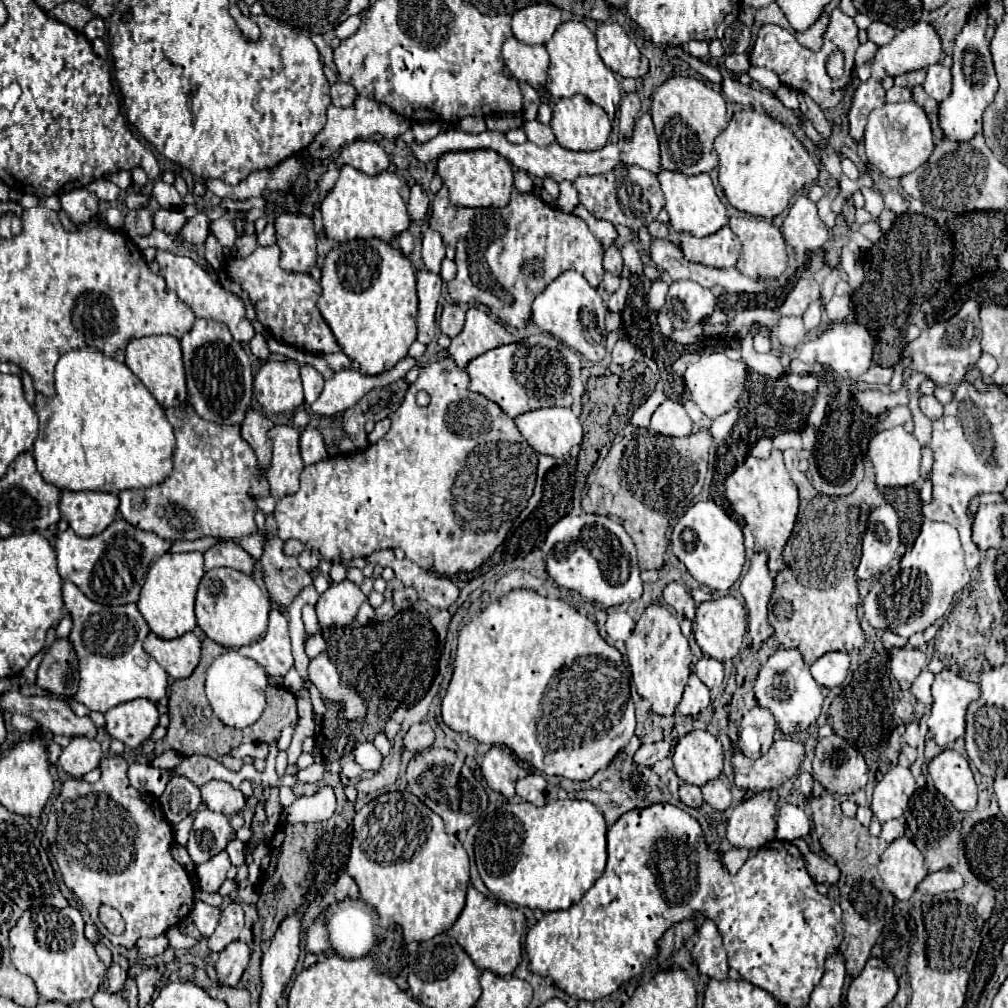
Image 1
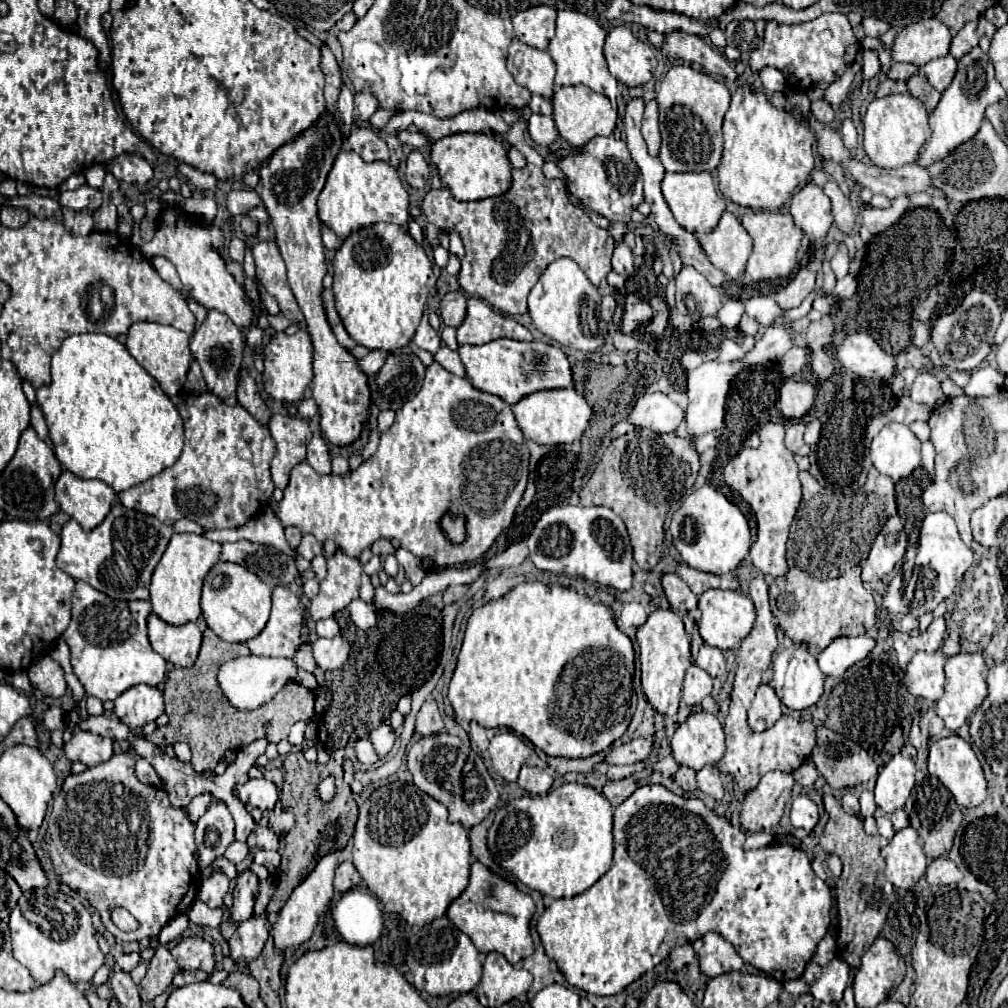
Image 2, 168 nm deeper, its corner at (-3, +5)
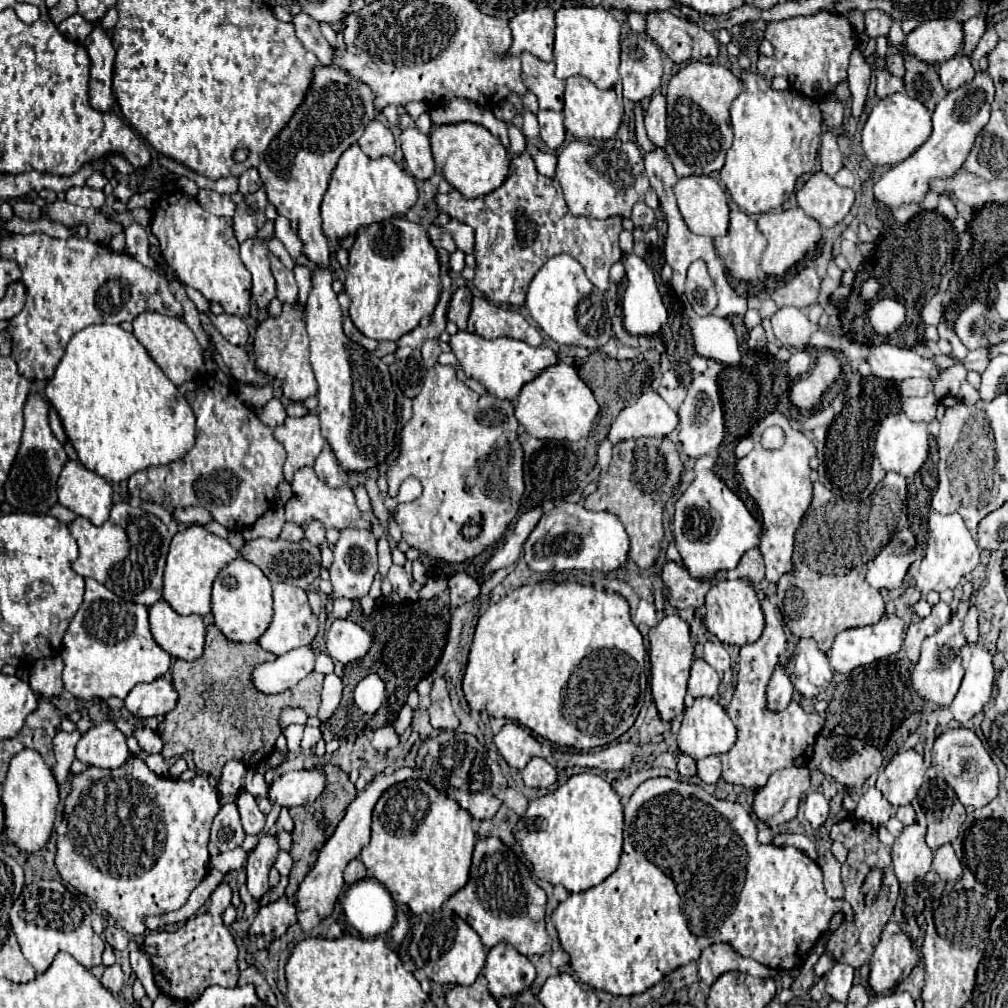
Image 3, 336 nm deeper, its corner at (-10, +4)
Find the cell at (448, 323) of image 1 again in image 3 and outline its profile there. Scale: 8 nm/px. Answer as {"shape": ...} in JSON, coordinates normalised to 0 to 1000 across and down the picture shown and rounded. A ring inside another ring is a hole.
{"shape":[[[463,284],[453,286],[453,288],[449,290],[443,315],[449,317],[449,319],[455,323],[455,327],[461,327],[461,325],[463,325],[465,310],[467,310],[467,288],[465,288]]]}

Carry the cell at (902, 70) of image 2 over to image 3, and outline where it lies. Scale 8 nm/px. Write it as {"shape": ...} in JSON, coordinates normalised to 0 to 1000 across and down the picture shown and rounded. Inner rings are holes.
{"shape":[[[884,54],[884,56],[880,56],[880,58],[878,58],[878,67],[880,67],[880,71],[884,71],[884,73],[896,77],[898,65],[896,65],[894,54]]]}

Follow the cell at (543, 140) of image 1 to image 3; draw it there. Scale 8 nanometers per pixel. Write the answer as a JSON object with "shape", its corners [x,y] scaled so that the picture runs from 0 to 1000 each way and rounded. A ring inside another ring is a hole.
{"shape":[[[535,109],[533,113],[535,125],[537,125],[537,137],[543,143],[545,149],[553,149],[561,139],[561,125],[559,125],[559,113],[549,109]]]}

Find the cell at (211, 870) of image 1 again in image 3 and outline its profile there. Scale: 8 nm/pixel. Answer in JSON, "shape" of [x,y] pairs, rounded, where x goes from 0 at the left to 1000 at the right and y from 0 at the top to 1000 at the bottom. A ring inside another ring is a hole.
{"shape":[[[217,877],[215,883],[209,887],[209,897],[203,907],[188,911],[184,919],[176,921],[174,925],[148,925],[142,931],[140,942],[148,946],[154,976],[158,978],[160,986],[174,990],[178,994],[193,994],[203,980],[215,976],[233,980],[237,972],[235,960],[235,946],[237,940],[233,931],[225,923],[219,913],[219,907],[229,897],[229,879]]]}

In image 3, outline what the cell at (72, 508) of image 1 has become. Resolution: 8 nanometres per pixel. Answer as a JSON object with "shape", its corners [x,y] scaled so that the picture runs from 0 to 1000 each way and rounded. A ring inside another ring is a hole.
{"shape":[[[68,456],[57,478],[59,500],[72,506],[76,512],[102,520],[112,500],[112,484],[106,476],[86,466],[80,458]]]}

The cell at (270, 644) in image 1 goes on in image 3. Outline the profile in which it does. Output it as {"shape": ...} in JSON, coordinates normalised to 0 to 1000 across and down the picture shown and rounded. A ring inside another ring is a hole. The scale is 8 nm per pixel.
{"shape":[[[277,577],[277,579],[271,581],[271,595],[273,595],[271,617],[267,619],[263,629],[257,633],[257,641],[261,645],[267,645],[267,647],[279,651],[279,649],[283,649],[291,643],[309,639],[309,635],[313,633],[313,629],[316,625],[316,611],[309,607],[305,587],[301,583],[293,583],[293,581]]]}

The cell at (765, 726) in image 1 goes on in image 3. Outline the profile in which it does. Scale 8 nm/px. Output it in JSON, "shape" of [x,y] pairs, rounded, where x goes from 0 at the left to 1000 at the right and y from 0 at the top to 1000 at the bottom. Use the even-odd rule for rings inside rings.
{"shape":[[[771,661],[767,671],[765,671],[765,677],[761,681],[761,696],[763,696],[763,702],[765,704],[777,704],[781,702],[781,698],[785,696],[785,690],[787,690],[787,679],[779,667],[777,661]]]}

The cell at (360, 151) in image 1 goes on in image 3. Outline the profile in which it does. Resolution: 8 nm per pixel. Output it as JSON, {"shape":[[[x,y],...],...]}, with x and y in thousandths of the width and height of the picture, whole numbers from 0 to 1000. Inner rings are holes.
{"shape":[[[376,119],[366,121],[362,127],[360,135],[354,139],[356,147],[366,155],[366,157],[378,157],[378,155],[390,155],[392,151],[392,139],[388,129],[378,123]]]}

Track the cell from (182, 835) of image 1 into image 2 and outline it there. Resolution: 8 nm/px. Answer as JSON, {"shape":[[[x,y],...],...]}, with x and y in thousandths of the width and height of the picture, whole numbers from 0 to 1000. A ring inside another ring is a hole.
{"shape":[[[198,789],[198,791],[192,791],[190,793],[190,797],[187,799],[187,803],[185,803],[185,809],[187,809],[187,813],[190,814],[190,816],[194,816],[200,809],[202,809],[202,805],[204,805],[204,801],[206,801],[206,797],[210,795],[210,791],[208,789]]]}

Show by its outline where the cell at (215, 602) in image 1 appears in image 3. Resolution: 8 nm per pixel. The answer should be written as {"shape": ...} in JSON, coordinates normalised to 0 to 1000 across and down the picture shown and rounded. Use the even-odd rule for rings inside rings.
{"shape":[[[233,554],[225,560],[211,577],[211,611],[213,621],[231,637],[253,637],[267,623],[271,613],[271,593],[269,577],[265,571],[247,556]]]}

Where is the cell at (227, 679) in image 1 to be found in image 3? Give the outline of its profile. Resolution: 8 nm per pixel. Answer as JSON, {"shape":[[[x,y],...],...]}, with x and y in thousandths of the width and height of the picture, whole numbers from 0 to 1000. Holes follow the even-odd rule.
{"shape":[[[309,641],[293,643],[273,657],[257,659],[251,665],[251,679],[261,688],[277,688],[291,683],[297,675],[311,667],[313,647]]]}

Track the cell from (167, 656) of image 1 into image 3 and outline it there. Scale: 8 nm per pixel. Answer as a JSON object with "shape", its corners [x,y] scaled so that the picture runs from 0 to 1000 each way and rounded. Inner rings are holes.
{"shape":[[[164,595],[148,601],[148,619],[154,637],[172,653],[195,655],[201,649],[203,619],[199,611],[178,611]]]}

